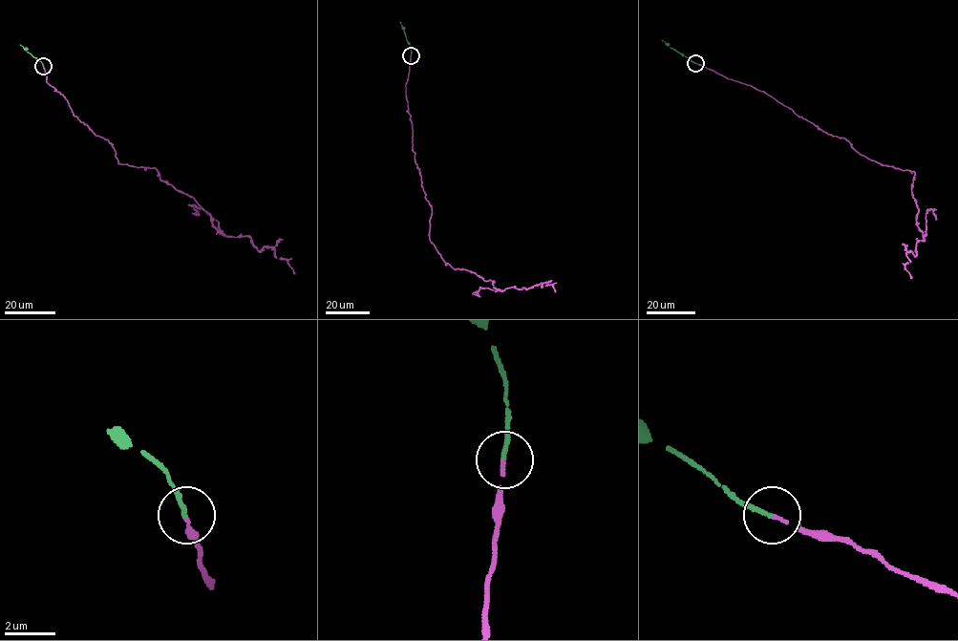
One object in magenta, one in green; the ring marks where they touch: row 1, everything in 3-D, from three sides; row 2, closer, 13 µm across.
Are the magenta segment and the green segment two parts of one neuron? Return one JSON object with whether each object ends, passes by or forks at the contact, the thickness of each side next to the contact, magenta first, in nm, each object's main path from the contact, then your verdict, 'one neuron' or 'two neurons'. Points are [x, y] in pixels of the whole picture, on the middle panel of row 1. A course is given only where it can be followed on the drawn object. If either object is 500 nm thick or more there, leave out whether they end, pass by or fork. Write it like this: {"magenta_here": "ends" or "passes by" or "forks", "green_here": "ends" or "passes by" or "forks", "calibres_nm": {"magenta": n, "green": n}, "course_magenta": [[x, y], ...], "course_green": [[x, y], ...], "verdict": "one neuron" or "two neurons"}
{"magenta_here": "ends", "green_here": "ends", "calibres_nm": {"magenta": 110, "green": 160}, "course_magenta": [[411, 55], [406, 99], [431, 207], [430, 241], [455, 269], [497, 288], [542, 283], [556, 290]], "course_green": [[411, 55], [400, 21]], "verdict": "one neuron"}

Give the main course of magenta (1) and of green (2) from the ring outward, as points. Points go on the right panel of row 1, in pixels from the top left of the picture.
1: (695, 62), (764, 92), (844, 138), (861, 155), (912, 171), (924, 237), (915, 255), (906, 253), (910, 278)
2: (695, 62), (661, 40)

